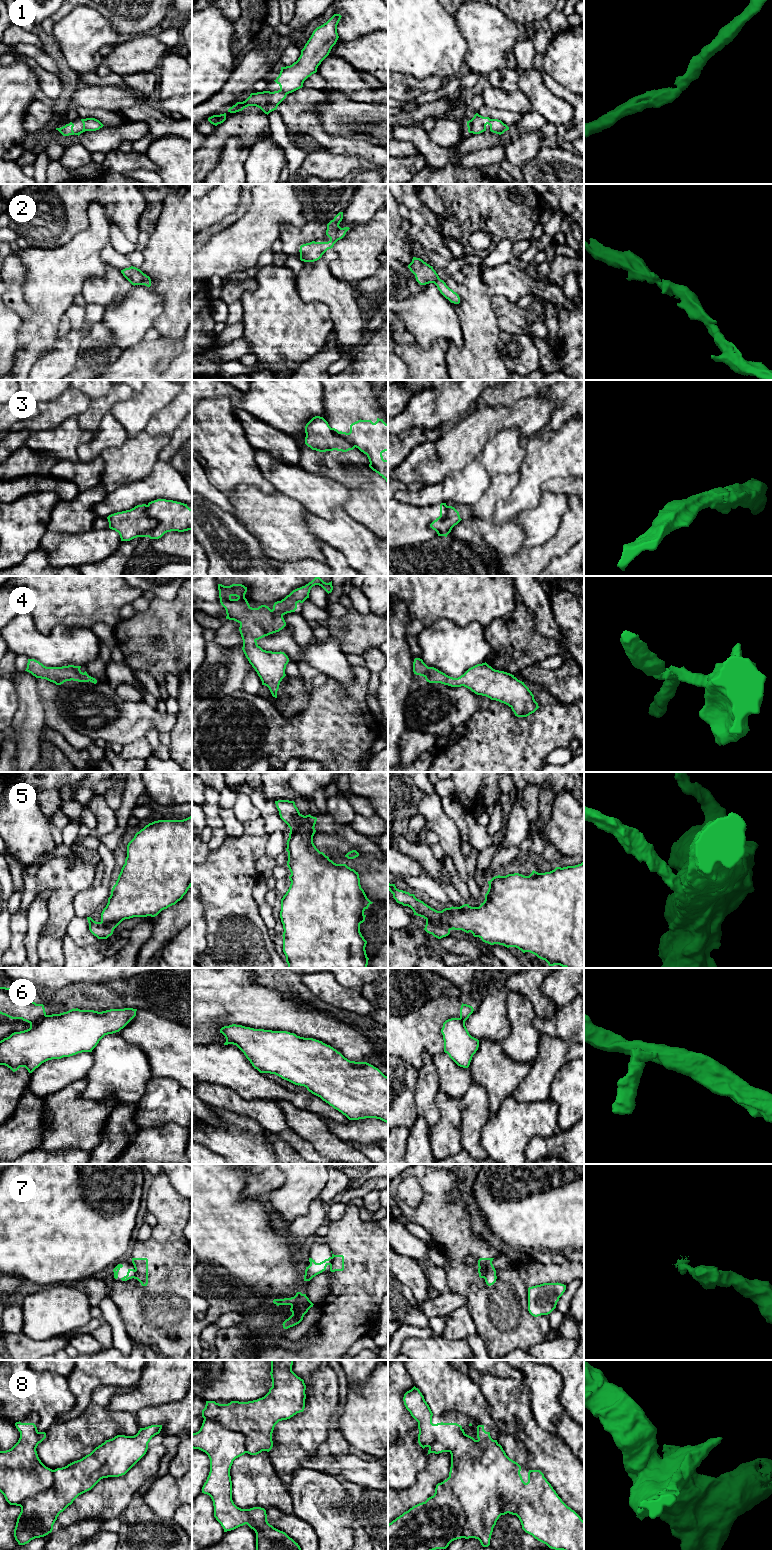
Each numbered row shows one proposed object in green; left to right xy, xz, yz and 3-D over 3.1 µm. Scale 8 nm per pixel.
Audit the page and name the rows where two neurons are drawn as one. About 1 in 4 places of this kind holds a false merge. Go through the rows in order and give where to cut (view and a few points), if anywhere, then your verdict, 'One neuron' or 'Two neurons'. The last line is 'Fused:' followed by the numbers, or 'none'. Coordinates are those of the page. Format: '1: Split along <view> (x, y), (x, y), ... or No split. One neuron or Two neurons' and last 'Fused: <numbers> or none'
1: No split. One neuron
2: No split. One neuron
3: Split along xy (146, 505), (146, 512), (157, 521), (156, 527), (148, 536). Two neurons
4: No split. One neuron
5: Split along yz (426, 919), (431, 922), (438, 922), (450, 929). Two neurons
6: Split along xy (46, 1015), (30, 1023). Two neurons
7: Split along xy (135, 1270), (133, 1277). Two neurons
8: Split along yz (441, 1482), (455, 1495), (465, 1513), (464, 1537). Two neurons
Fused: 3, 5, 6, 7, 8

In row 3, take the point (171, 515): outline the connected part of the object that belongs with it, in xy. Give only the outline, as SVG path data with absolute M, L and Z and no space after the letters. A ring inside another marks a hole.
M157 499L148 503L147 514L158 521L156 528L148 535L150 539L159 539L171 531L192 530L192 508L187 504Z

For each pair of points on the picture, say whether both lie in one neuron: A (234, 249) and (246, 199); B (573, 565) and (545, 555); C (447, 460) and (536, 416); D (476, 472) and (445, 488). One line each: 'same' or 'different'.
A: different
B: different
C: same
D: same

